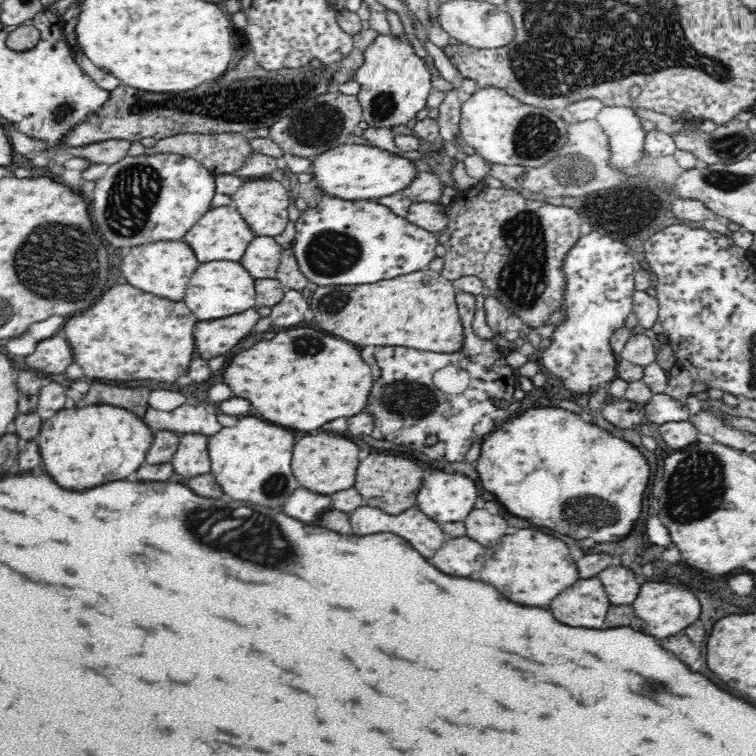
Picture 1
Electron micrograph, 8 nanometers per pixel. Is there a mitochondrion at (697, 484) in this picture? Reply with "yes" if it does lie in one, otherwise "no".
yes

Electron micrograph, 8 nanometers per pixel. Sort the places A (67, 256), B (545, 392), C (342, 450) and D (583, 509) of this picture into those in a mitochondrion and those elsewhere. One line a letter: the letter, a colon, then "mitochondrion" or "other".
A: mitochondrion
B: other
C: other
D: mitochondrion

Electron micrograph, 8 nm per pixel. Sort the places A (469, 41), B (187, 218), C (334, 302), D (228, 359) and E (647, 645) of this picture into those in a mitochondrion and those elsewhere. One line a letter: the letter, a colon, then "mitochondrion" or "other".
A: other
B: other
C: mitochondrion
D: other
E: other

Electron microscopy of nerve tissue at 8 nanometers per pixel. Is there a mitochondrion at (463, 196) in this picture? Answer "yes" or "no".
no

